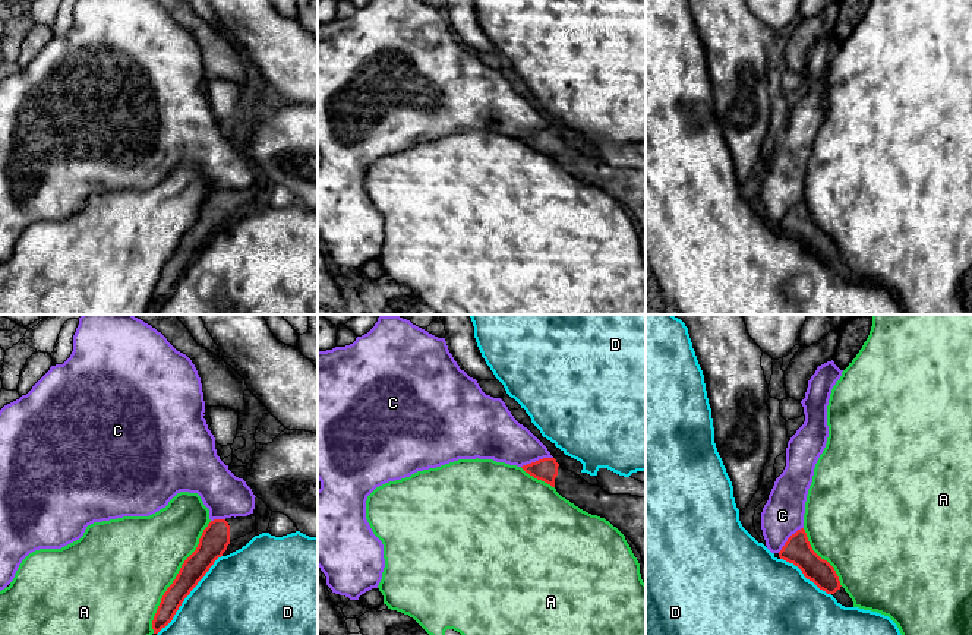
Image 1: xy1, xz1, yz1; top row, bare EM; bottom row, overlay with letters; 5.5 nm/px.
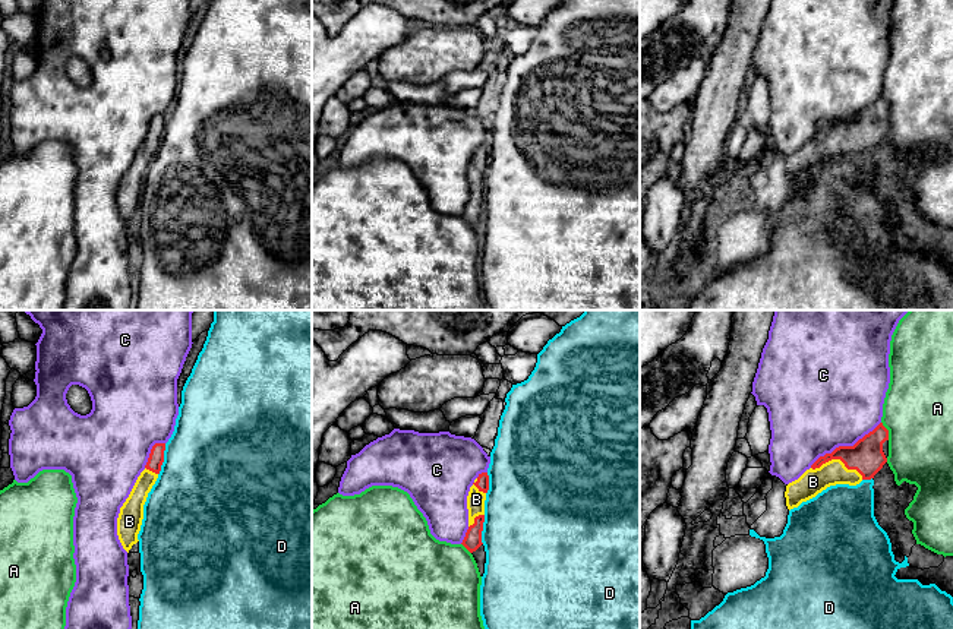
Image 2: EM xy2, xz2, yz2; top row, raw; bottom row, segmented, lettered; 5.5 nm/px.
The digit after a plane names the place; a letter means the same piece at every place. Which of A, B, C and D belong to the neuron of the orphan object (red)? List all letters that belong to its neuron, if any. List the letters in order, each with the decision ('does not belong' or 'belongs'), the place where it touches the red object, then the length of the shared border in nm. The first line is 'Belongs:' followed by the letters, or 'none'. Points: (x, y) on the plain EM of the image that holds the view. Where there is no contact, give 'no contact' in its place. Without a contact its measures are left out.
Belongs: B
A: does not belong; contact xy1 (176, 249); length 700 nm
B: belongs; contact yz2 (838, 130); length 300 nm
C: does not belong; contact yz2 (845, 119); length 460 nm
D: does not belong; contact xy1 (189, 265); length 550 nm

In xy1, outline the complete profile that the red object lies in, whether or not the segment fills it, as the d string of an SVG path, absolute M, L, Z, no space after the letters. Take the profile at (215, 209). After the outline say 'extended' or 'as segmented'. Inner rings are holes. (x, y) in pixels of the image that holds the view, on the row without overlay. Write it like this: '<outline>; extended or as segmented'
M231 189L214 192L203 202L196 222L184 233L176 252L164 265L152 293L154 306L158 306L174 290L176 284L205 249L214 234L223 228L227 218L256 202L256 189Z; extended

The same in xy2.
M155 116L152 118L145 142L138 149L129 170L120 180L117 190L117 208L127 225L132 218L139 214L138 206L143 192L143 177L161 143L164 123L165 116Z; extended

